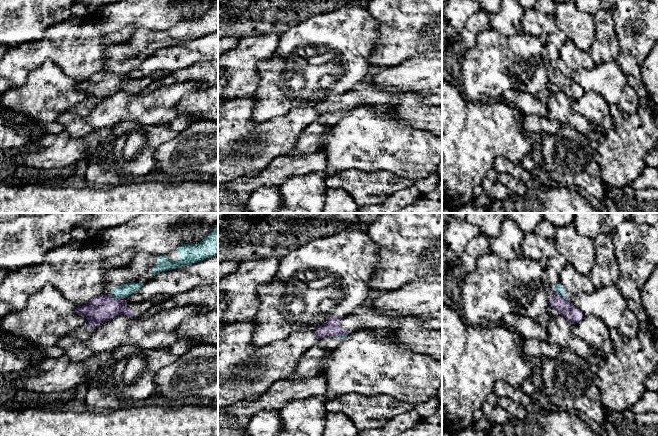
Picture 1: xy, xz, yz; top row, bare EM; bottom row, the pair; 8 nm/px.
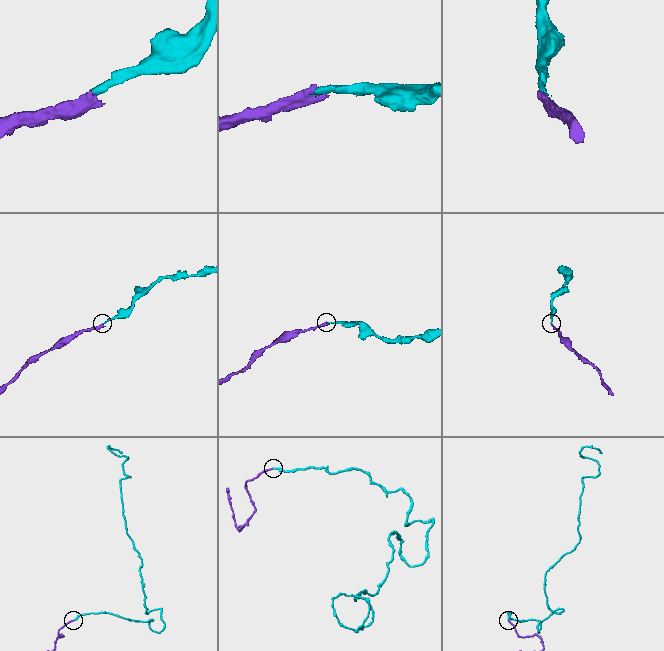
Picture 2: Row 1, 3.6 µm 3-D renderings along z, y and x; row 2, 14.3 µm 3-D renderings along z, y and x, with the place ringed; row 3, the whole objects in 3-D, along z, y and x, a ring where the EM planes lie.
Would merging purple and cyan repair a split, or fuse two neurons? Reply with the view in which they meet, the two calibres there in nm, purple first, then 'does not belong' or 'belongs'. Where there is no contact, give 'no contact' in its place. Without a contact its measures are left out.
yz | 140/80 nm | does not belong

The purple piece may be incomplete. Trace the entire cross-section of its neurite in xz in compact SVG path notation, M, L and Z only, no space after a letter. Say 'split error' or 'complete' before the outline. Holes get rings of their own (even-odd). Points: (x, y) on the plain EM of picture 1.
split error | M365 82L341 95L330 92L323 101L314 103L314 106L319 116L337 111L347 112L359 106L385 109L389 104L398 101L402 95L401 91L386 91Z

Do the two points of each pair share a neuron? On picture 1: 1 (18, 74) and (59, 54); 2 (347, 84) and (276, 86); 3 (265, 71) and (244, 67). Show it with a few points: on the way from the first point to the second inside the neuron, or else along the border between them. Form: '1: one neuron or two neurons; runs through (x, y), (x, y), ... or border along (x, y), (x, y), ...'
1: one neuron; runs through (25, 63), (34, 54), (48, 54)
2: one neuron; runs through (329, 73), (294, 73)
3: two neurons; border along (272, 58), (257, 65), (259, 81), (254, 92)

